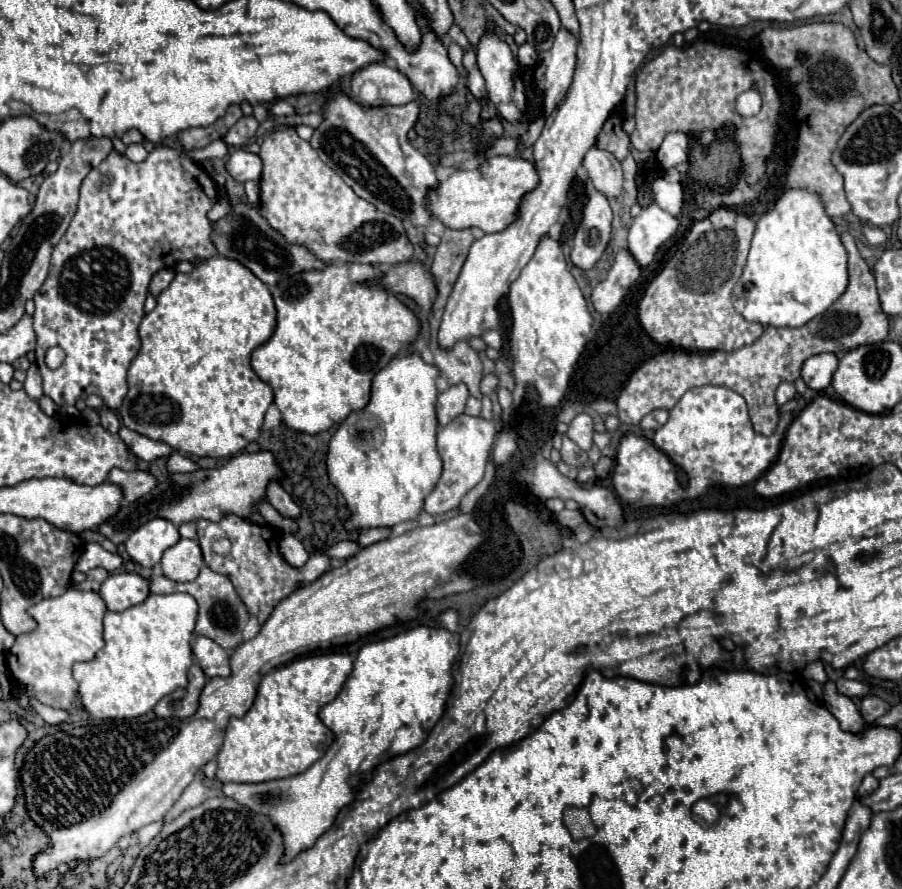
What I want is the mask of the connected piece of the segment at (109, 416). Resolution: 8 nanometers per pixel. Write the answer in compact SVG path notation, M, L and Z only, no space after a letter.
M102 407L98 413L100 413L100 423L102 423L104 429L108 429L112 433L120 431L120 421L118 421L118 417L116 417L114 411L110 411L108 407Z

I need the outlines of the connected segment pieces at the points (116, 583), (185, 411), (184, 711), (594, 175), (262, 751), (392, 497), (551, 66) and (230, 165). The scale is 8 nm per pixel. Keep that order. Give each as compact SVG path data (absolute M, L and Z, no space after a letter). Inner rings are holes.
M112 573L100 587L108 611L124 611L128 607L144 603L150 595L150 583L138 573Z
M216 255L216 257L202 261L198 267L194 267L192 273L176 273L176 277L168 285L168 289L164 289L160 293L154 311L150 311L140 323L138 331L140 331L142 347L140 347L140 353L132 359L132 365L128 369L130 391L128 391L122 407L118 409L122 425L126 425L128 429L132 429L140 435L146 435L154 441L162 441L180 453L190 453L196 457L232 457L232 455L236 455L238 451L242 451L244 447L248 447L252 441L256 441L260 437L264 415L274 401L272 387L268 387L268 383L260 381L250 367L252 351L256 347L260 347L260 343L266 343L272 337L274 329L276 329L276 307L272 307L272 295L270 295L268 287L248 267L244 267L242 263L236 263L236 259L224 259L224 257Z
M192 665L188 671L188 685L166 695L154 707L154 713L158 717L180 717L180 719L190 717L198 707L198 699L200 699L204 685L206 685L204 671L198 665Z
M594 145L590 147L588 155L584 155L582 165L588 173L588 179L600 193L608 197L616 197L620 193L622 167L620 167L620 161L610 151L598 149Z
M346 653L300 657L290 661L286 667L266 673L262 677L256 701L250 707L250 711L240 719L232 717L226 727L224 745L218 753L216 777L222 783L262 783L262 781L292 777L306 771L314 761L318 761L326 753L328 745L334 739L332 731L320 721L318 711L322 705L330 703L338 695L342 683L350 673L352 673L352 659Z
M406 355L392 359L382 371L372 379L372 397L370 403L354 411L344 419L340 429L330 439L328 447L328 475L336 489L344 495L346 505L350 509L350 519L344 523L346 531L364 531L370 527L394 527L396 523L418 519L424 509L424 499L436 487L442 471L442 461L436 451L436 409L438 395L434 379L438 369L434 365L426 365L418 355ZM354 427L384 427L384 431L354 431Z
M560 29L554 47L538 55L540 61L534 77L538 87L544 91L546 115L550 115L558 107L572 83L572 75L576 73L576 47L578 37L574 37L568 29Z
M238 149L234 153L230 153L226 169L228 173L236 179L236 181L258 181L262 175L262 159L260 155L254 155L250 151Z

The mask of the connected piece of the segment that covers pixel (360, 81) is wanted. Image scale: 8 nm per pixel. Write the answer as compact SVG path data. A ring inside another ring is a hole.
M370 63L368 67L362 67L360 71L352 73L352 93L356 101L362 101L360 89L368 81L378 87L376 105L404 105L414 99L414 89L406 75L402 75L388 63Z

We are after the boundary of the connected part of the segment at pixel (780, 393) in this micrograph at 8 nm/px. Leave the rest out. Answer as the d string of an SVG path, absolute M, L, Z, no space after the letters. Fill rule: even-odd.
M780 383L780 387L776 389L776 403L778 403L778 405L784 405L784 403L788 403L794 395L796 395L794 383Z

